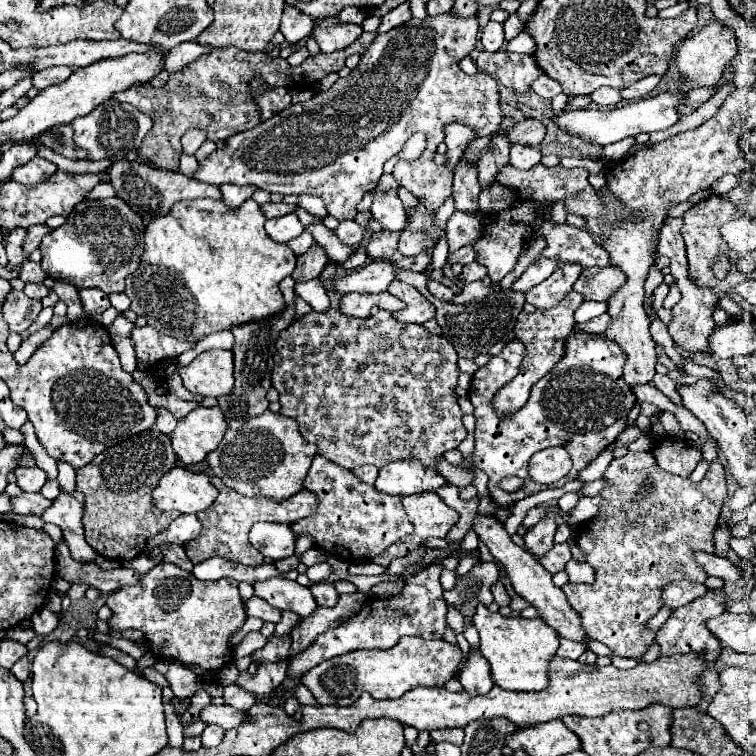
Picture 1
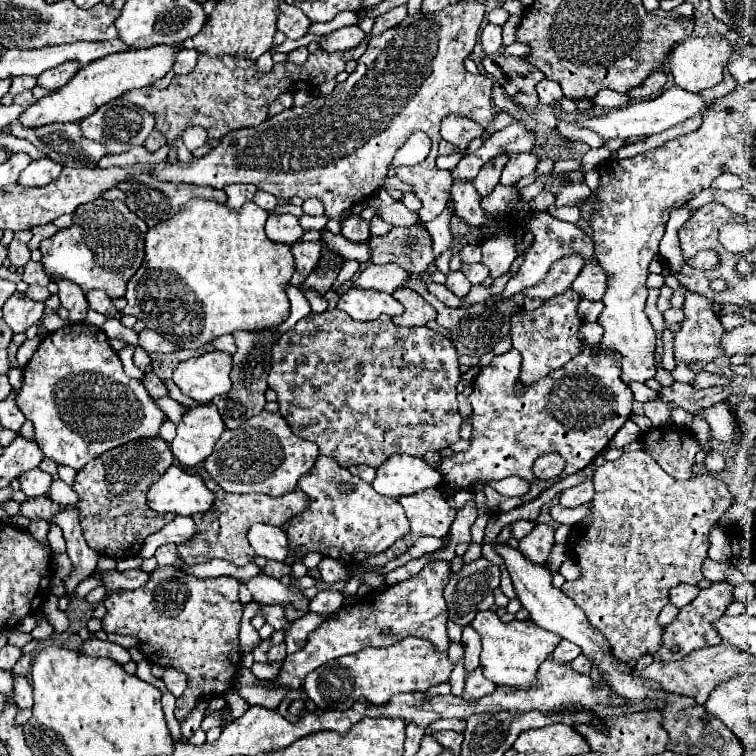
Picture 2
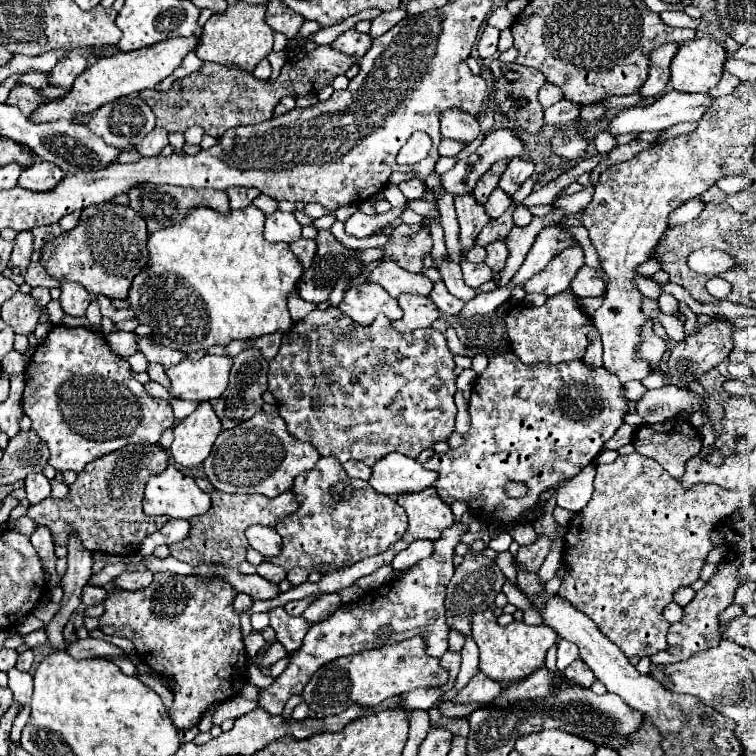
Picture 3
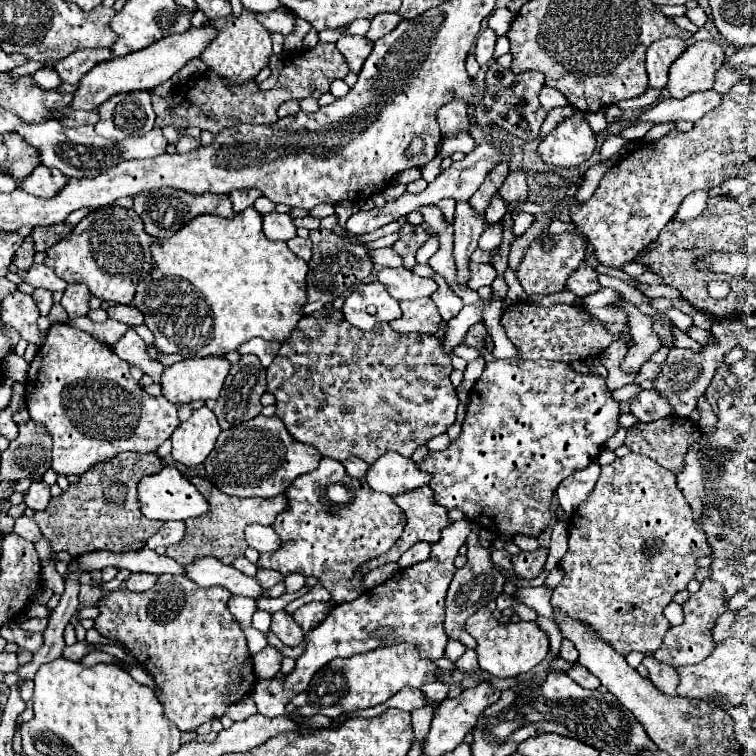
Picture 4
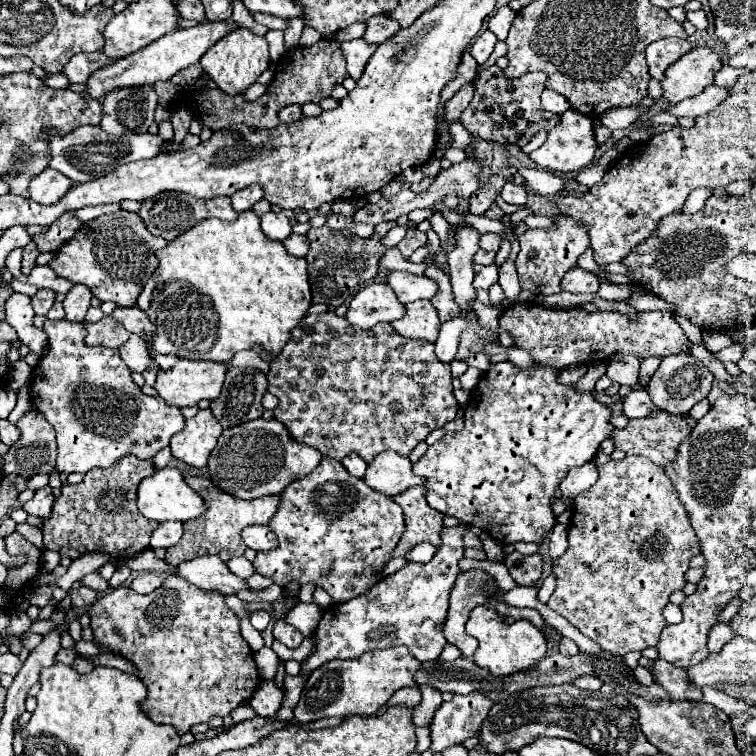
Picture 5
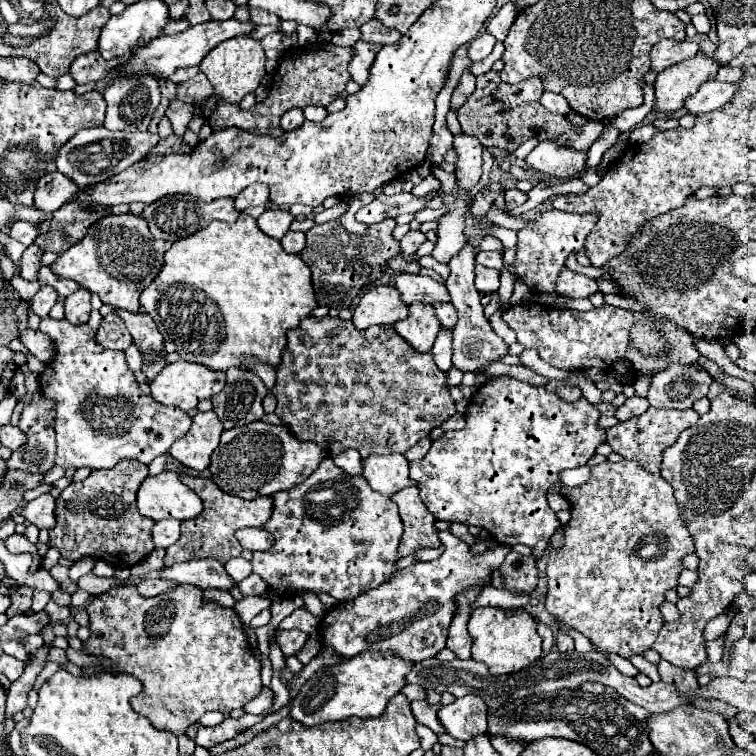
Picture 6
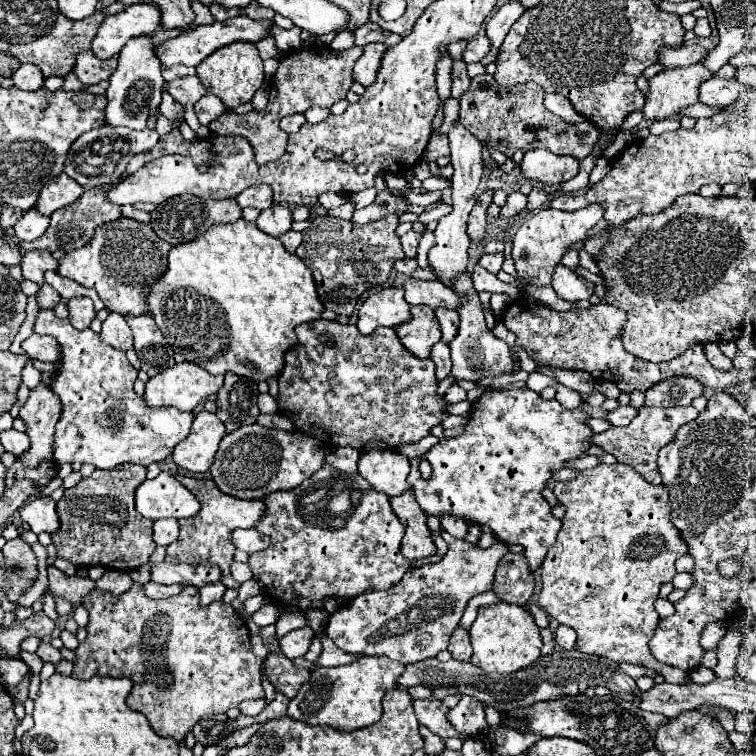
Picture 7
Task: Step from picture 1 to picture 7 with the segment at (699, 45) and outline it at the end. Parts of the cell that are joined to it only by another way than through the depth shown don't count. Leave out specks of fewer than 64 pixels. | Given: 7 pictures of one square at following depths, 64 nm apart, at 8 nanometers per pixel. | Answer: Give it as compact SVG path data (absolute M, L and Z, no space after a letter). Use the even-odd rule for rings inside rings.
M692 64L692 66L684 66L684 68L668 68L660 74L656 74L654 78L648 80L648 92L646 92L646 102L642 106L642 114L644 120L664 120L664 118L674 118L676 114L680 114L682 108L692 106L696 102L700 102L700 84L704 80L708 80L710 74L702 64Z

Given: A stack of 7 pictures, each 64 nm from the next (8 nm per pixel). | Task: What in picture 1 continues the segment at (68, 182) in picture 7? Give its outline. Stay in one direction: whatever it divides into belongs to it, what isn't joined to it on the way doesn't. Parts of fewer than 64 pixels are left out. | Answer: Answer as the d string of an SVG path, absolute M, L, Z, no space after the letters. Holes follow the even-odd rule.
M34 156L28 164L16 168L14 180L20 182L20 184L36 186L36 184L48 180L56 170L58 170L58 166L52 164L50 160L44 160L44 158L40 158L40 156Z

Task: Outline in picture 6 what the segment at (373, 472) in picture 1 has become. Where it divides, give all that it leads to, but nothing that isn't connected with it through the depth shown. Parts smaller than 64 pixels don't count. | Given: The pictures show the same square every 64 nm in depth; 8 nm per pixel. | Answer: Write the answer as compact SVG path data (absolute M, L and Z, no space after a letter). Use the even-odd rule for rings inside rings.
M344 450L344 452L340 452L340 454L334 454L334 456L330 456L332 458L332 462L338 466L338 468L342 468L346 474L350 474L350 476L360 476L362 474L362 458L360 458L360 454L356 452L356 450Z

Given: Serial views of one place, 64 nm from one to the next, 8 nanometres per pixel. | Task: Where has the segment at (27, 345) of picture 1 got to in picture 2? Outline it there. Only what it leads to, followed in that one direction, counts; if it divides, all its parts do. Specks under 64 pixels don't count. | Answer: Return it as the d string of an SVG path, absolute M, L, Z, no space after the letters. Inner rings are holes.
M38 336L36 338L32 338L32 340L26 340L20 348L18 348L18 354L16 354L16 358L18 358L18 362L22 364L22 368L26 366L26 362L32 358L32 354L36 352L36 348L40 346L40 340L38 340Z

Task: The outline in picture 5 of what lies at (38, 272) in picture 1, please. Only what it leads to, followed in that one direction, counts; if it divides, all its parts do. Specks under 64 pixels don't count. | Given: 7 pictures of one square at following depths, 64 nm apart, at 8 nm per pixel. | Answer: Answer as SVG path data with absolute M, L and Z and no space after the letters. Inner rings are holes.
M36 266L32 270L32 274L26 278L26 282L28 284L34 284L38 288L50 288L50 290L60 292L60 294L66 294L68 288L74 286L70 280L64 280L64 278L56 276L50 266Z

